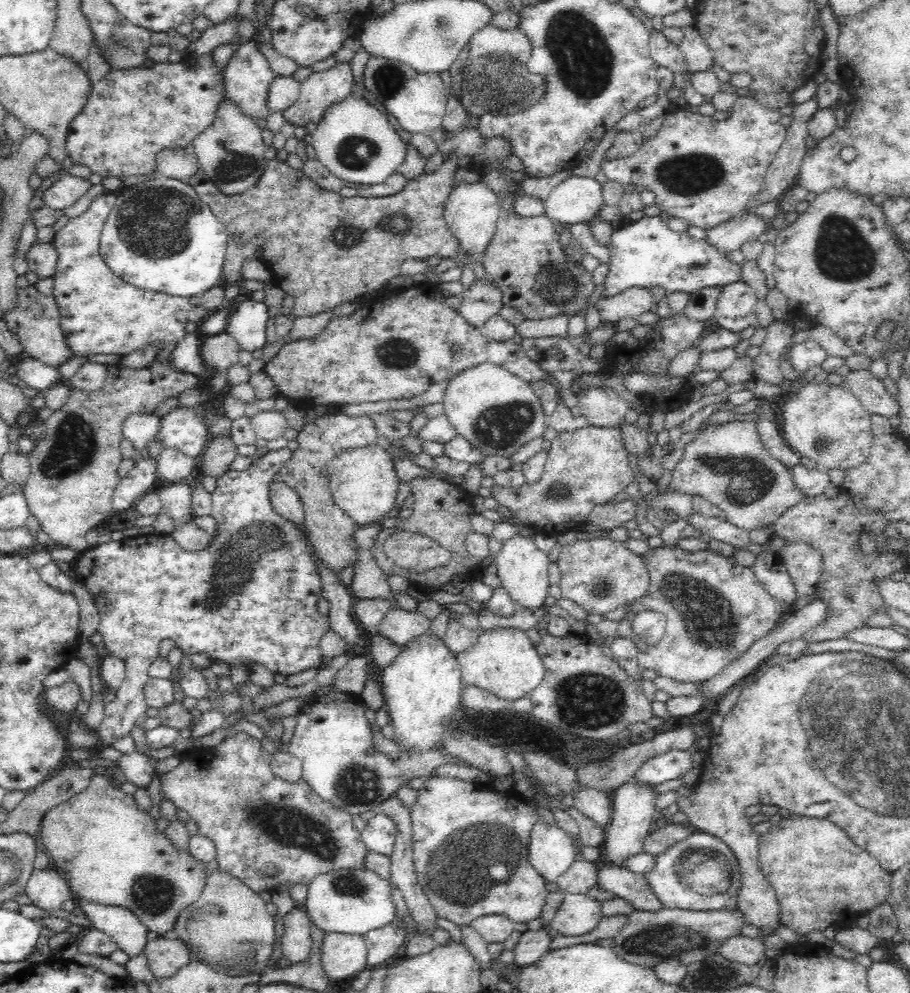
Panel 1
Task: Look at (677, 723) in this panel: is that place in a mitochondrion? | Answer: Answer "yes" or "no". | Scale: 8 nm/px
no

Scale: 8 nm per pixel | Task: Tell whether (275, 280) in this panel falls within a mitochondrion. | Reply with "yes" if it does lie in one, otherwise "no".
no

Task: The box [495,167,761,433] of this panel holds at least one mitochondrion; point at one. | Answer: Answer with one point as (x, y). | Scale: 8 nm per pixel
(555, 286)

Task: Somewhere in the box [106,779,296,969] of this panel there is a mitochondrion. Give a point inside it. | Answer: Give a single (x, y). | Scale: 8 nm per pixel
(154, 895)

